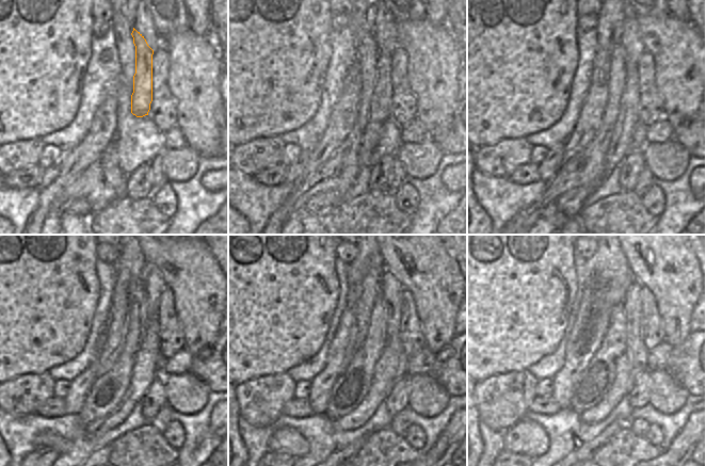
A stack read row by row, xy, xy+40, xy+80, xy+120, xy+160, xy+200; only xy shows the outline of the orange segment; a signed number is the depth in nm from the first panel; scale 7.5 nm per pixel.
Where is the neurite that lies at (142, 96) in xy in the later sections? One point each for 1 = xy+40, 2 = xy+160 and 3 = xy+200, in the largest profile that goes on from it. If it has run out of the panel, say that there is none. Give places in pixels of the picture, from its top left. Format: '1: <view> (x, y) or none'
1: xy+40 (381, 103)
2: xy+160 (385, 375)
3: xy+200 (624, 381)

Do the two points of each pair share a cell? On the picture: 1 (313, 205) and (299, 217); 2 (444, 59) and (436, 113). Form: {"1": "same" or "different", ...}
{"1": "different", "2": "same"}

